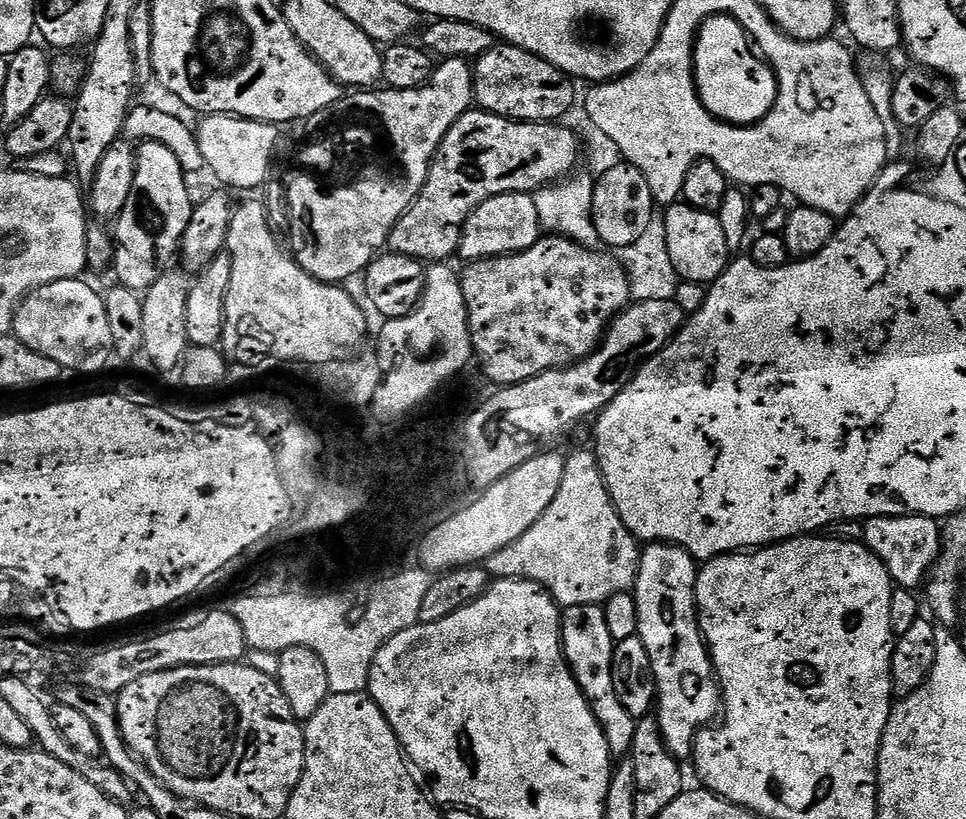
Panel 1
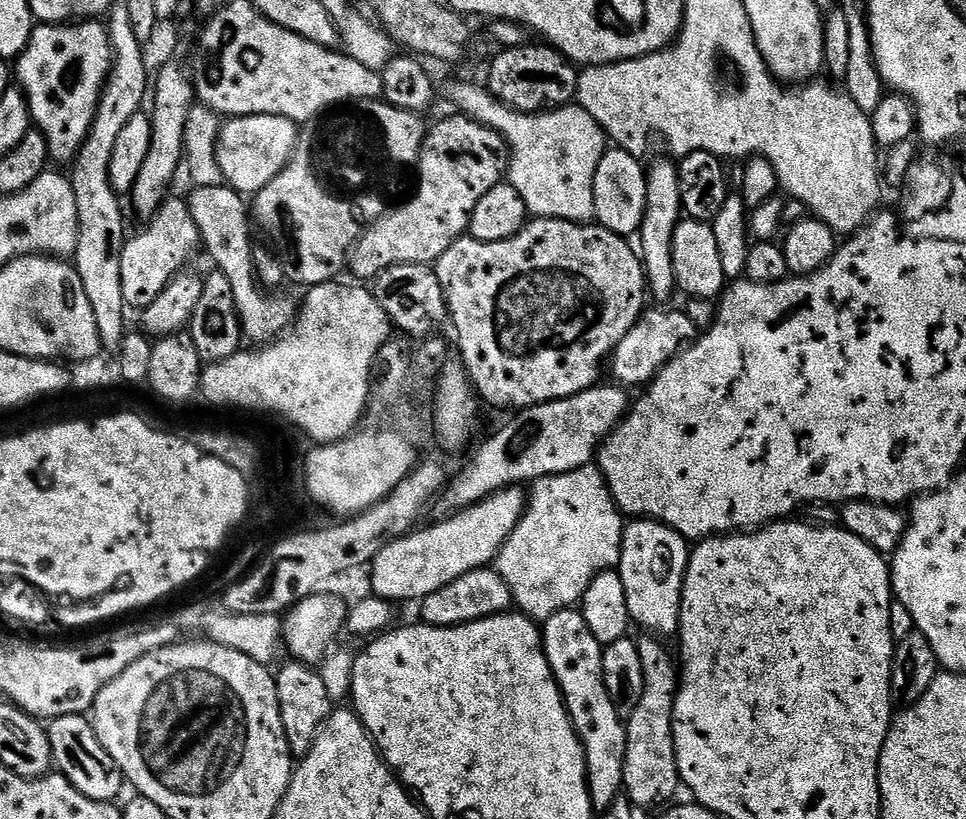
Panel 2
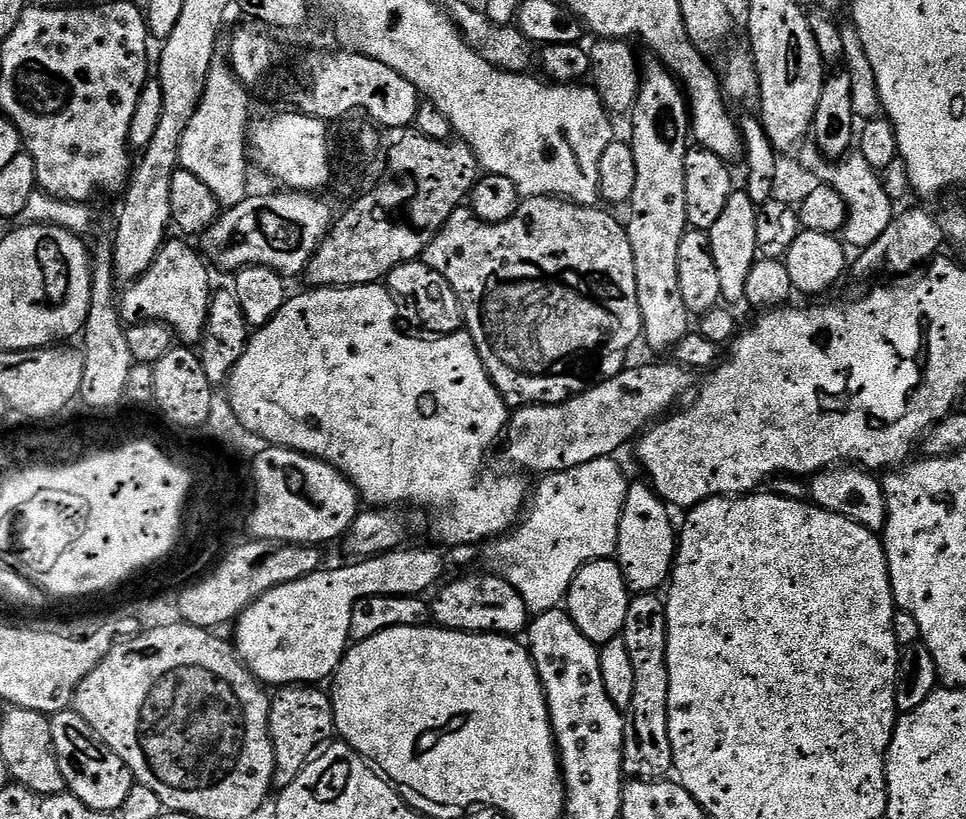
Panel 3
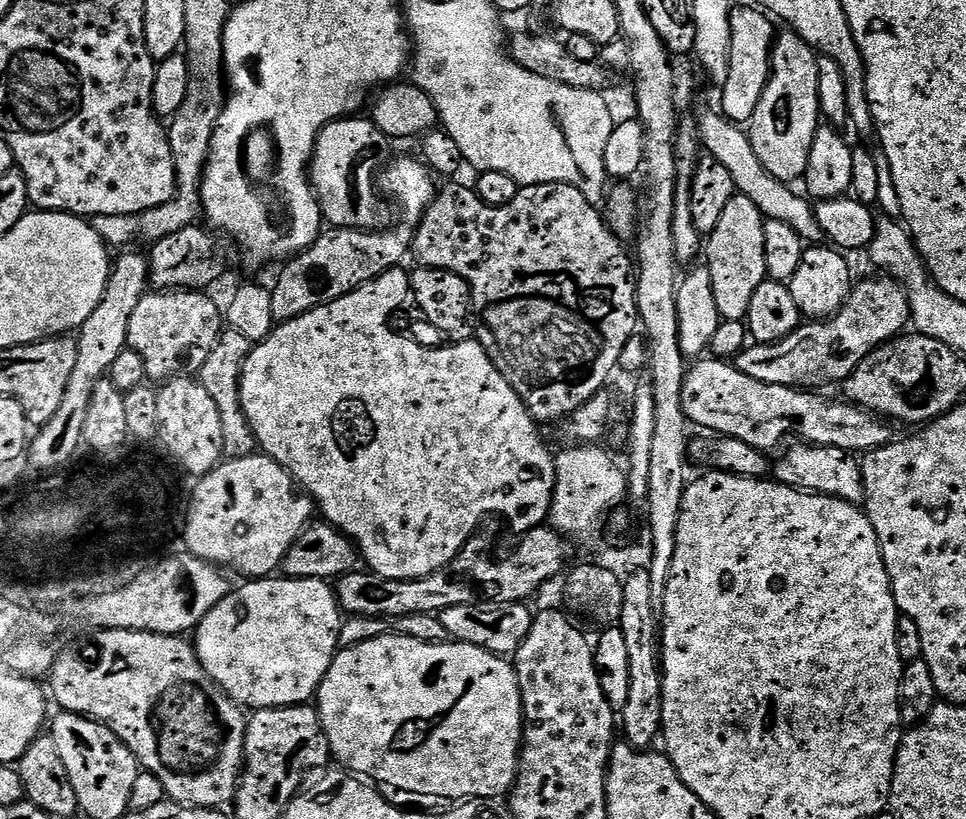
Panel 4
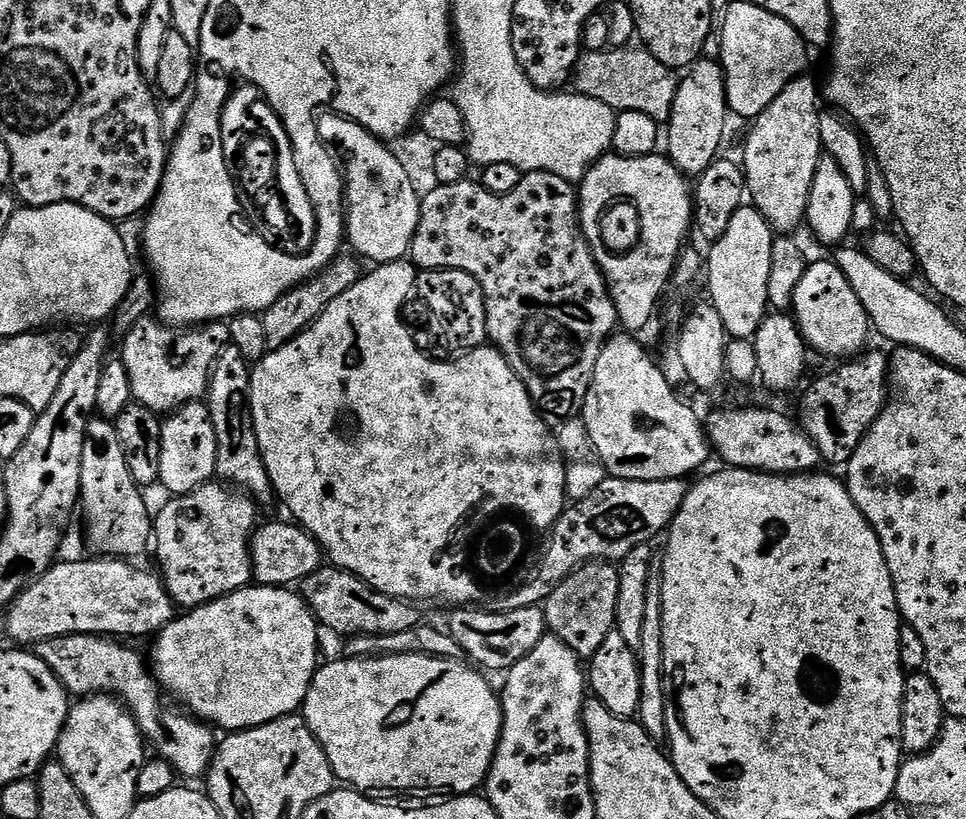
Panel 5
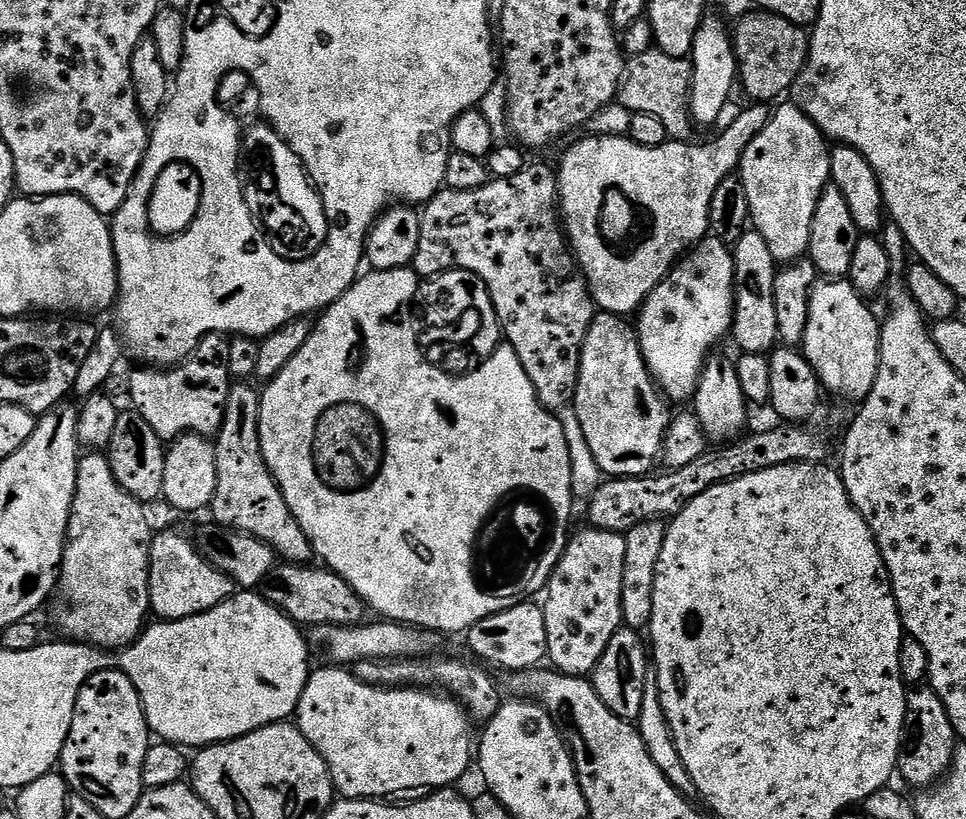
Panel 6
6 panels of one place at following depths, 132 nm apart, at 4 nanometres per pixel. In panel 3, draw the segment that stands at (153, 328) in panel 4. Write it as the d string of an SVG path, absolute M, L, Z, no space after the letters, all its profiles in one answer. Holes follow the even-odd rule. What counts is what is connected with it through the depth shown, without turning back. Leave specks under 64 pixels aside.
M169 239L154 258L150 270L131 281L119 297L120 319L125 322L155 322L172 329L185 345L196 346L204 338L208 321L208 303L214 285L208 277L209 265L184 240Z

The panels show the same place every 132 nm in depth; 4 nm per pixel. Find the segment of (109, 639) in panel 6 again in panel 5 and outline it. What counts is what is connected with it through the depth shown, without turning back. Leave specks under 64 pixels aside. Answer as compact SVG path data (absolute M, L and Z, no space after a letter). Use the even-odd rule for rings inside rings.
M92 418L84 426L84 445L80 459L79 507L84 508L84 528L93 553L104 558L136 558L149 551L154 540L154 520L148 504L126 464L122 442L118 442L115 423Z

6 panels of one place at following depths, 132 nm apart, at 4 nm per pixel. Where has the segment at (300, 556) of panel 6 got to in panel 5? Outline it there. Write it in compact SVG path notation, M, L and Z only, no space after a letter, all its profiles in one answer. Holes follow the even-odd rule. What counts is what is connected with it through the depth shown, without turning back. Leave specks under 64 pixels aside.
M228 346L221 351L212 367L212 381L208 384L206 403L212 412L214 434L218 438L218 462L216 476L221 481L233 480L237 489L243 490L261 505L274 500L272 483L262 458L262 450L258 446L258 434L254 430L252 417L252 368L243 356L242 350Z

